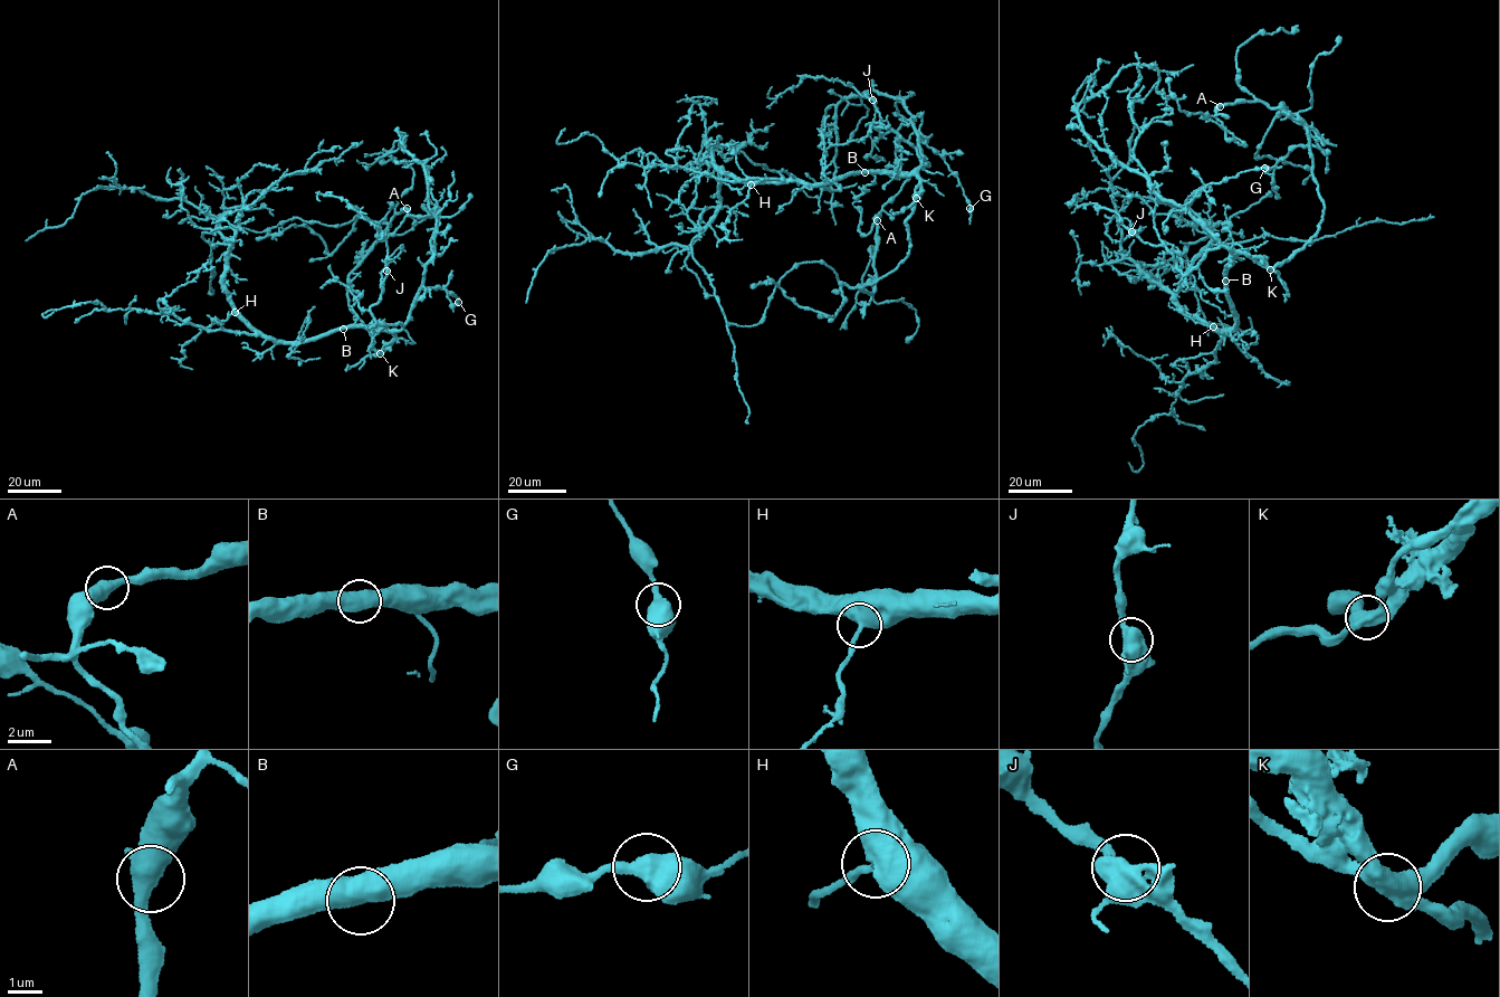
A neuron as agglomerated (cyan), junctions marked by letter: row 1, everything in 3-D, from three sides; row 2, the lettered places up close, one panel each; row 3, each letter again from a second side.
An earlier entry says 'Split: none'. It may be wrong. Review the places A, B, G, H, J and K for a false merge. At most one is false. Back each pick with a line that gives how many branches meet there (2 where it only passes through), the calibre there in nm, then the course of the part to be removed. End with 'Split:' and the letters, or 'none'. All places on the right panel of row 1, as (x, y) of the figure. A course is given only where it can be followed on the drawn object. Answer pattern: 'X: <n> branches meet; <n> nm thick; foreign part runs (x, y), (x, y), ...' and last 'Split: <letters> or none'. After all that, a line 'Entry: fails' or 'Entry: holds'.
Split: none
Entry: holds

